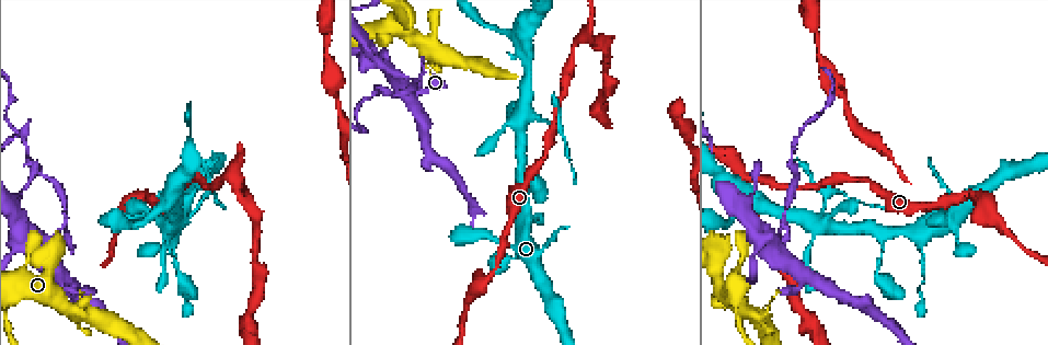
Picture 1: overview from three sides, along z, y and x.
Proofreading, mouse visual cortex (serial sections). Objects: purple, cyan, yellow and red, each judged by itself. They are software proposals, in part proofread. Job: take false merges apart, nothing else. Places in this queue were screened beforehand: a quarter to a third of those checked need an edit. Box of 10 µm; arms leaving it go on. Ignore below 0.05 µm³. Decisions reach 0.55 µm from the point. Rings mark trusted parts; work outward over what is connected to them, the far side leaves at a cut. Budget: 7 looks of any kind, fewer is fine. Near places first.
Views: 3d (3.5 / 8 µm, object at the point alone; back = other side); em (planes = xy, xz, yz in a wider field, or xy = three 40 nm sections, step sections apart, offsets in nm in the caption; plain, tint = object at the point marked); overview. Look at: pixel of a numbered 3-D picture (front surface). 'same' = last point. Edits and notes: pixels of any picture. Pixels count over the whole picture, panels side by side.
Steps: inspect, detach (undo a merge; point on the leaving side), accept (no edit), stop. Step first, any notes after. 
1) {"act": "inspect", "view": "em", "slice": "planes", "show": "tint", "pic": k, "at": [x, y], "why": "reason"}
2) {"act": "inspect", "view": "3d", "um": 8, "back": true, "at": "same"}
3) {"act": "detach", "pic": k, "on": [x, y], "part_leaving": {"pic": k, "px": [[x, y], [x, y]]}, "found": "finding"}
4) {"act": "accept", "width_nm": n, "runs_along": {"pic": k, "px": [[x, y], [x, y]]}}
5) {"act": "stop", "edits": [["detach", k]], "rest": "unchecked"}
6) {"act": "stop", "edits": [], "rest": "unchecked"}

{"act": "inspect", "view": "3d", "um": 3.5, "back": true, "pic": 1, "at": [61, 226], "why": "sudden change in width"}

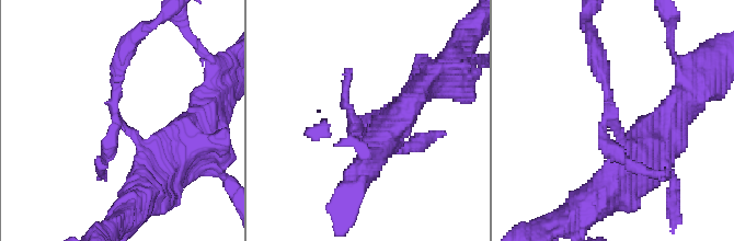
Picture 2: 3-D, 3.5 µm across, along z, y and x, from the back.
{"act": "inspect", "view": "em", "slice": "xy", "step": 1, "show": "tint", "pic": 2, "at": [124, 125]}

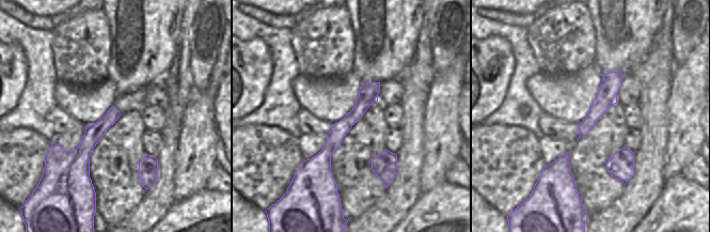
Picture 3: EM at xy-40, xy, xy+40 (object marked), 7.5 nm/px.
{"act": "detach", "pic": 2, "on": [350, 110], "part_leaving": {"pic": 2, "px": [[126, 128], [113, 112], [116, 71], [137, 34]]}, "found": "two cells meet here"}

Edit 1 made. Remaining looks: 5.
{"act": "inspect", "view": "3d", "um": 3.5, "pic": 1, "at": [739, 172]}

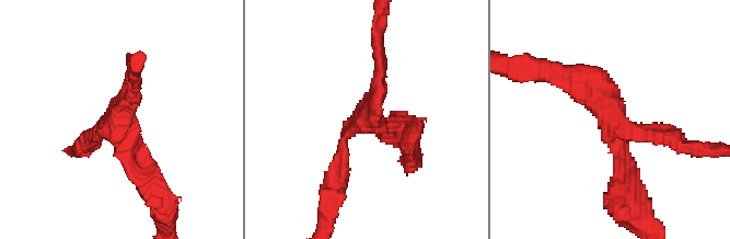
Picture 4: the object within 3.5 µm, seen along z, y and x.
{"act": "inspect", "view": "em", "slice": "xy", "step": 1, "show": "tint", "pic": 4, "at": [612, 122]}

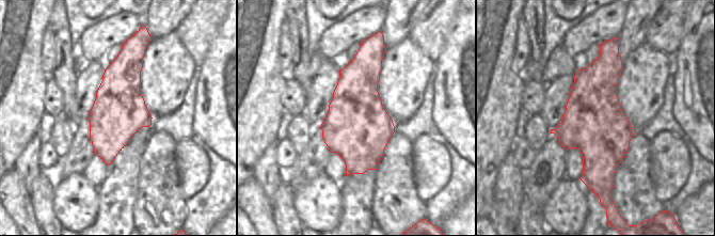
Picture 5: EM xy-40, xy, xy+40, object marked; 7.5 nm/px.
{"act": "accept", "runs_along": {"pic": 4, "px": [[333, 178], [359, 121], [390, 129]]}, "found": "all the same cell"}

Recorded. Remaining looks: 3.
{"act": "inspect", "view": "3d", "um": 8, "back": true, "pic": 1, "at": [544, 120], "why": "thin neck"}

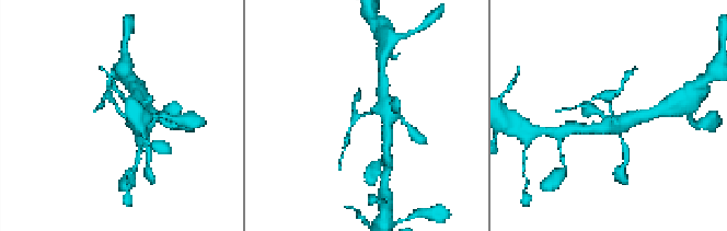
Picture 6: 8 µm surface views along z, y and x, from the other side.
{"act": "inspect", "view": "em", "slice": "xy", "step": 5, "show": "tint", "at": "same"}

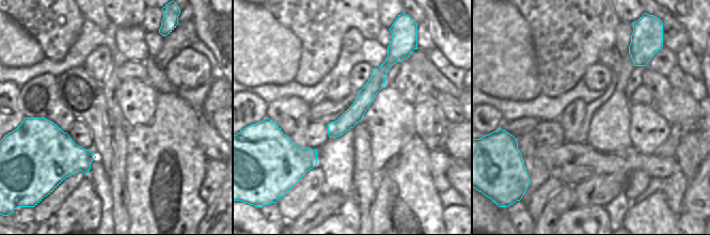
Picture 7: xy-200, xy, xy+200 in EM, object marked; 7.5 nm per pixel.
{"act": "detach", "pic": 6, "on": [355, 116], "arm_widths_nm": [200, 500], "found": "a second cell is stuck on"}

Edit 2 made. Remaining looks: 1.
{"act": "stop", "edits": [["detach", 2], ["detach", 6]], "rest": "unchecked"}

